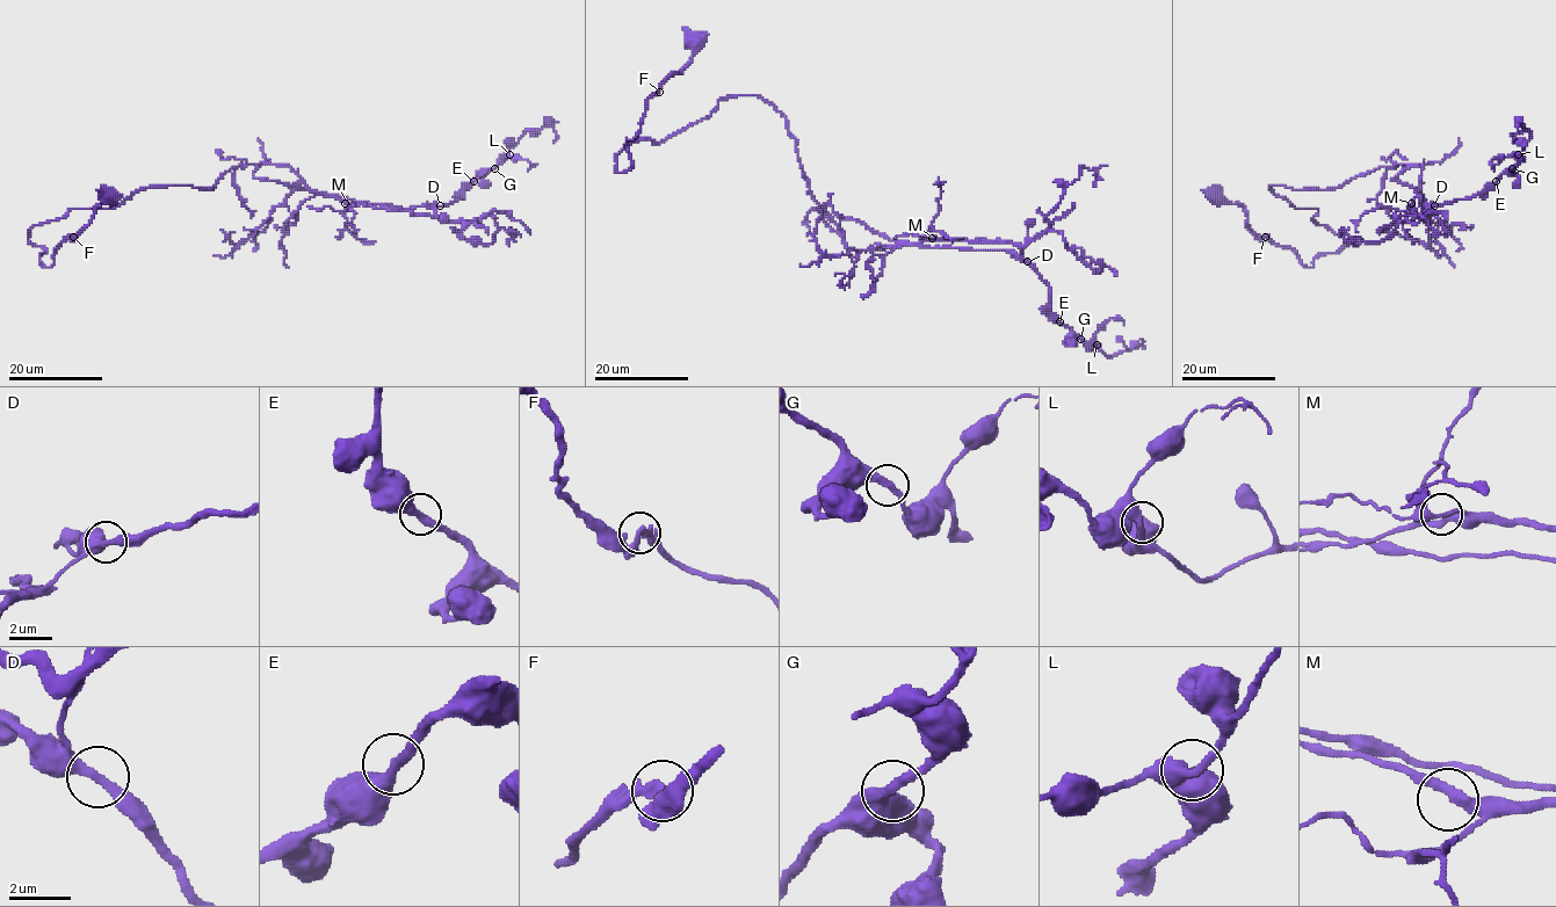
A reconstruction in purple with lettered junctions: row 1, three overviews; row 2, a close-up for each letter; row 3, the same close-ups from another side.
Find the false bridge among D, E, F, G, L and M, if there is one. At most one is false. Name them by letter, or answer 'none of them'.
none of them

